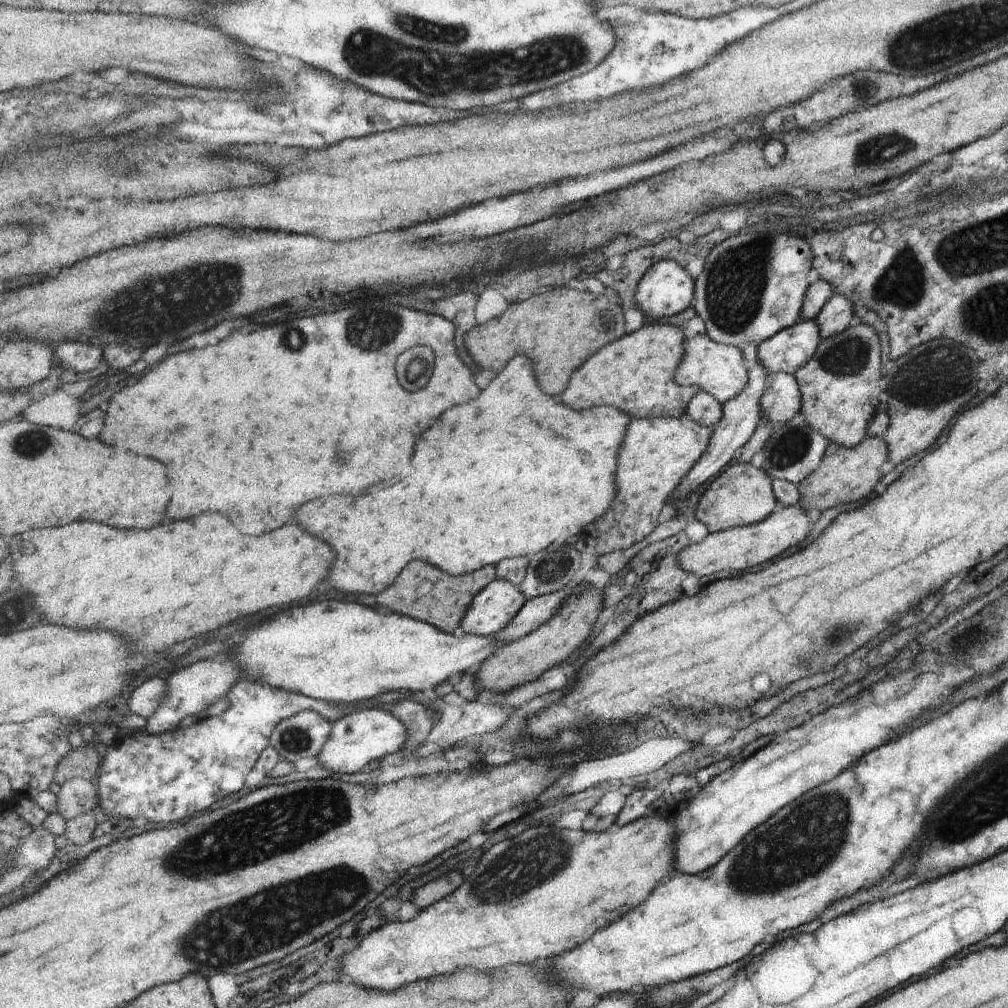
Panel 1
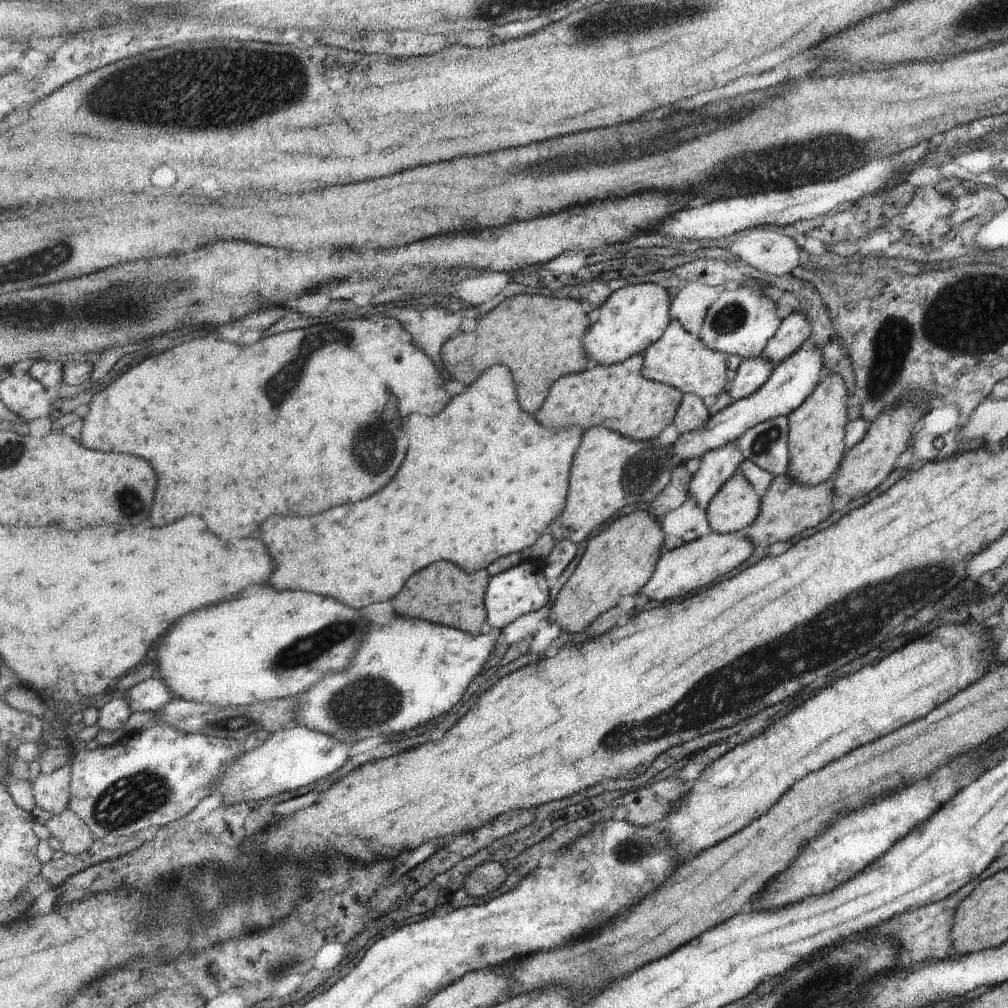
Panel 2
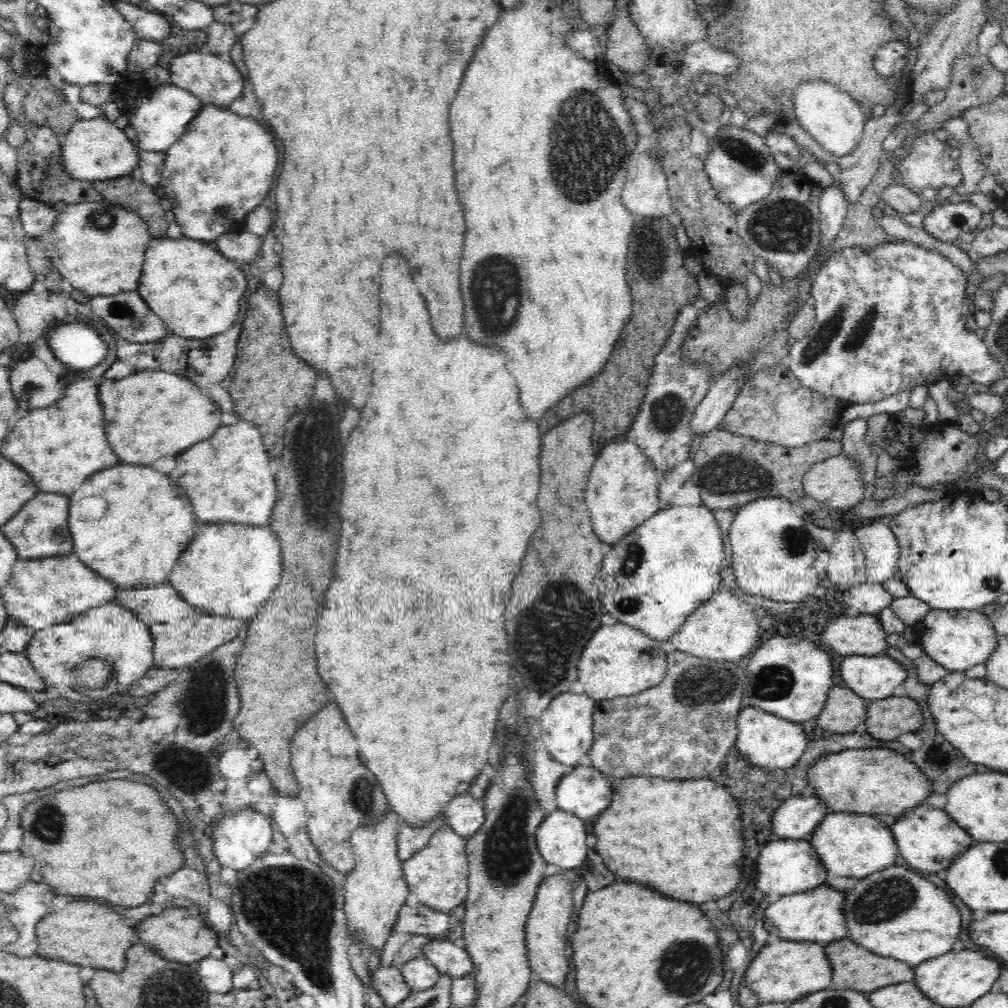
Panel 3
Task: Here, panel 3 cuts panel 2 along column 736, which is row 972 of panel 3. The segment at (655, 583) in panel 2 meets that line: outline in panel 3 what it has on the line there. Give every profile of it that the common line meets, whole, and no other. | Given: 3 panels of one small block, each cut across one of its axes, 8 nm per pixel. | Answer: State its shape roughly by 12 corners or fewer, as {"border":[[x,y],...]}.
{"border":[[568,875],[545,876],[525,926],[533,975],[566,980]]}

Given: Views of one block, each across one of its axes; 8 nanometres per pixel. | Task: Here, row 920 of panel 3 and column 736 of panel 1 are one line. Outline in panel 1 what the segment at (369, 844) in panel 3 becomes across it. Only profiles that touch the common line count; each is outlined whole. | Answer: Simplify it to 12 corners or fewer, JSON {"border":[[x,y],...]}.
{"border":[[686,337],[675,371],[723,404],[747,384],[737,348]]}

